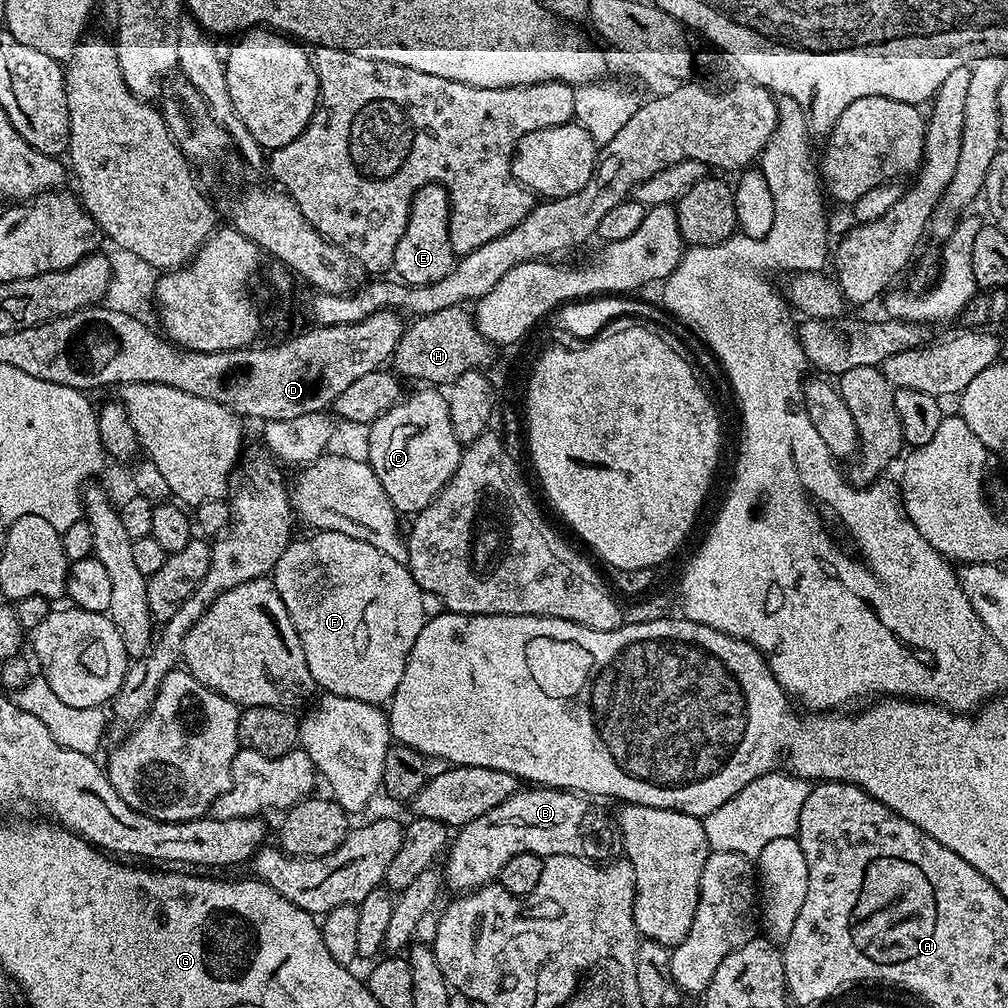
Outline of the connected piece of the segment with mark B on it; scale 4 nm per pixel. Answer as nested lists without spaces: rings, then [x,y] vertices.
[[[528,786],[514,793],[510,798],[506,798],[506,802],[502,802],[502,806],[494,806],[490,814],[482,814],[482,818],[474,818],[474,822],[465,824],[455,833],[446,852],[448,865],[442,868],[447,887],[457,888],[455,891],[463,894],[471,892],[474,888],[480,888],[483,884],[491,884],[499,877],[500,871],[510,858],[527,852],[543,858],[566,854],[593,862],[604,862],[615,857],[622,848],[619,827],[614,823],[613,817],[611,820],[610,817],[603,816],[591,803],[595,804],[583,795],[563,788]]]

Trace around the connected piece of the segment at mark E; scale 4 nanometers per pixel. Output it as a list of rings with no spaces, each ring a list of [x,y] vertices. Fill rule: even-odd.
[[[427,184],[414,194],[406,230],[402,230],[402,238],[398,238],[392,259],[392,268],[397,272],[395,275],[403,283],[409,286],[433,284],[446,278],[446,274],[455,268],[458,256],[453,252],[450,242],[448,209],[448,191],[441,184]]]

